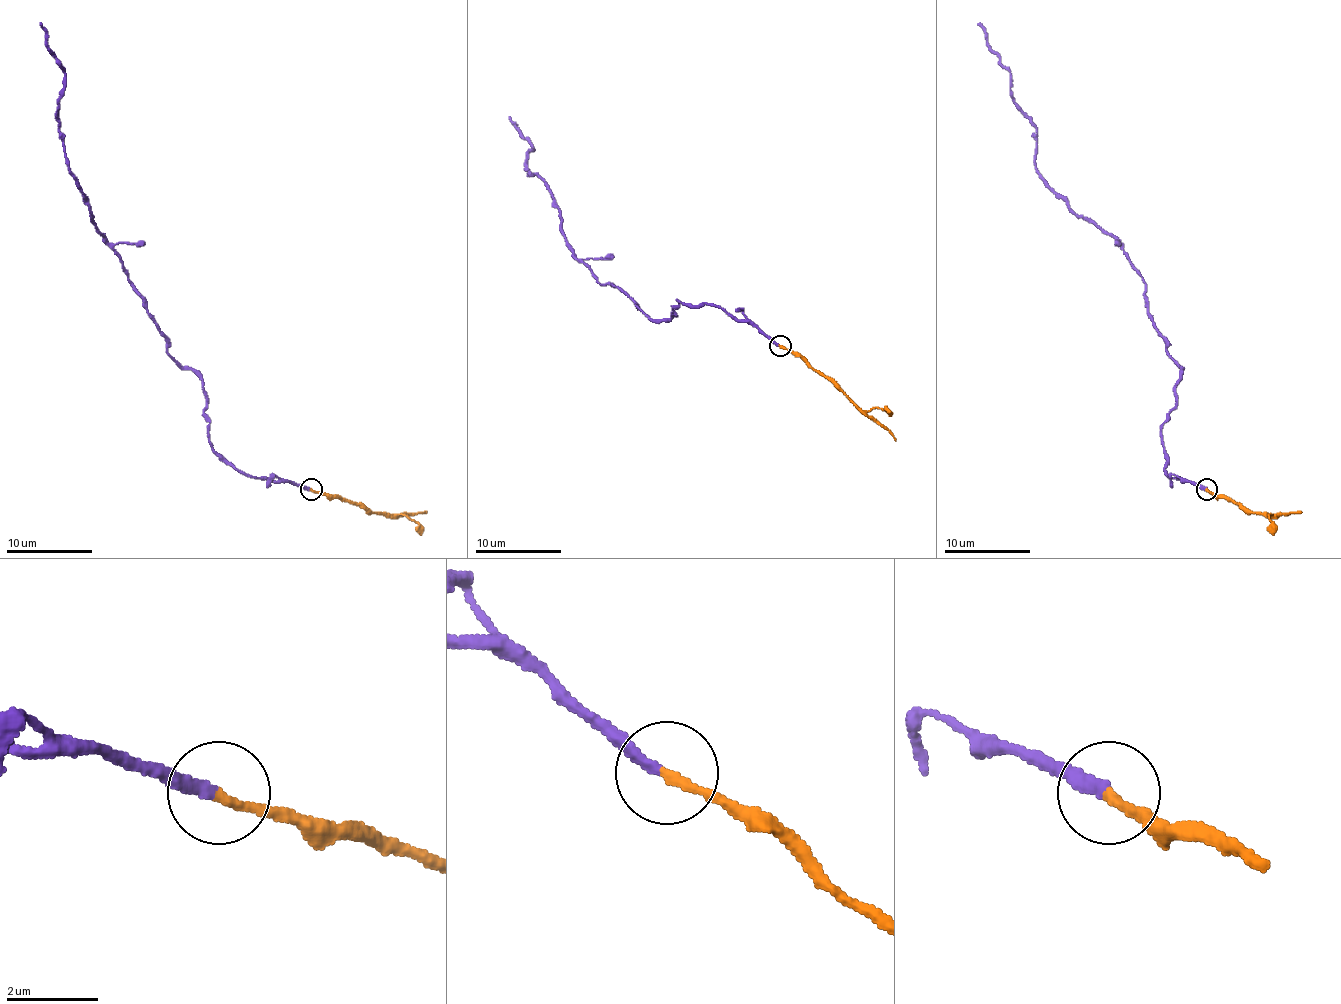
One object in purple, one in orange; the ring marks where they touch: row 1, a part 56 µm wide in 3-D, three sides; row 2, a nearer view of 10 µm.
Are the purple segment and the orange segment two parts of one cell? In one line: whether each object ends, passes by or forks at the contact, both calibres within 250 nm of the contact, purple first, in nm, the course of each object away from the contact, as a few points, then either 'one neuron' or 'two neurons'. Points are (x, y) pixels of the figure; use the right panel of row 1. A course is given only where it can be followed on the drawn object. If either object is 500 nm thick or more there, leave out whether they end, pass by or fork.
purple ends | orange ends | 280/200 nm | purple via (1206, 489), (1165, 471), (1161, 424), (1180, 365), (1139, 270), (1037, 171), (1035, 123), (979, 22) | orange via (1206, 489), (1212, 495), (1225, 495), (1251, 512), (1288, 515), (1301, 510) | two neurons

